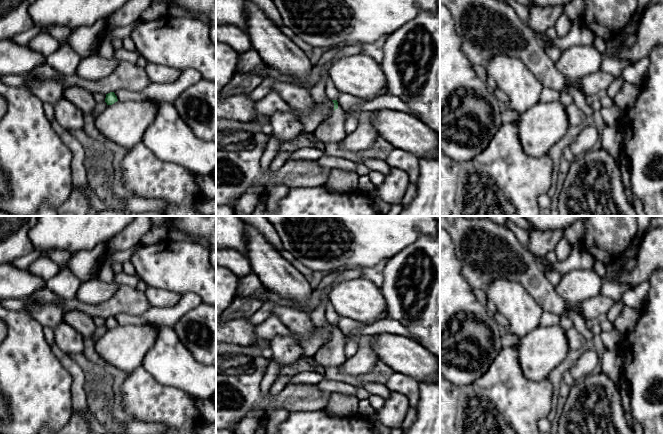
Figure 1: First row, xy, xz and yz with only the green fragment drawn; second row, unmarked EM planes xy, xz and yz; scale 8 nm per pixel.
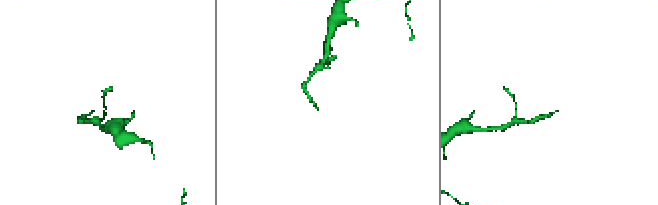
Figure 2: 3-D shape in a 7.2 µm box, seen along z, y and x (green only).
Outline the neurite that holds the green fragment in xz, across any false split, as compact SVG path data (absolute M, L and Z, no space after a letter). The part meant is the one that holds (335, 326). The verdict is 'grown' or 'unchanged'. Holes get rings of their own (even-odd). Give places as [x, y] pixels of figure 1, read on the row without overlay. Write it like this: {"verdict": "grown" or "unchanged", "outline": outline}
{"verdict": "grown", "outline": "M337 324L334 327L334 335L330 342L322 346L312 357L315 364L323 369L339 368L345 361L345 336L338 331Z"}

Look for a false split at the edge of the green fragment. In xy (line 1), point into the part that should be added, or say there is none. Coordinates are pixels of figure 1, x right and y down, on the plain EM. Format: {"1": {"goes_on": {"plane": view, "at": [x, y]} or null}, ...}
{"1": {"goes_on": null}}

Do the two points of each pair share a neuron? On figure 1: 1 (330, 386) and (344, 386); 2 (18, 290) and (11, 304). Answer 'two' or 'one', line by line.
1: one
2: two

